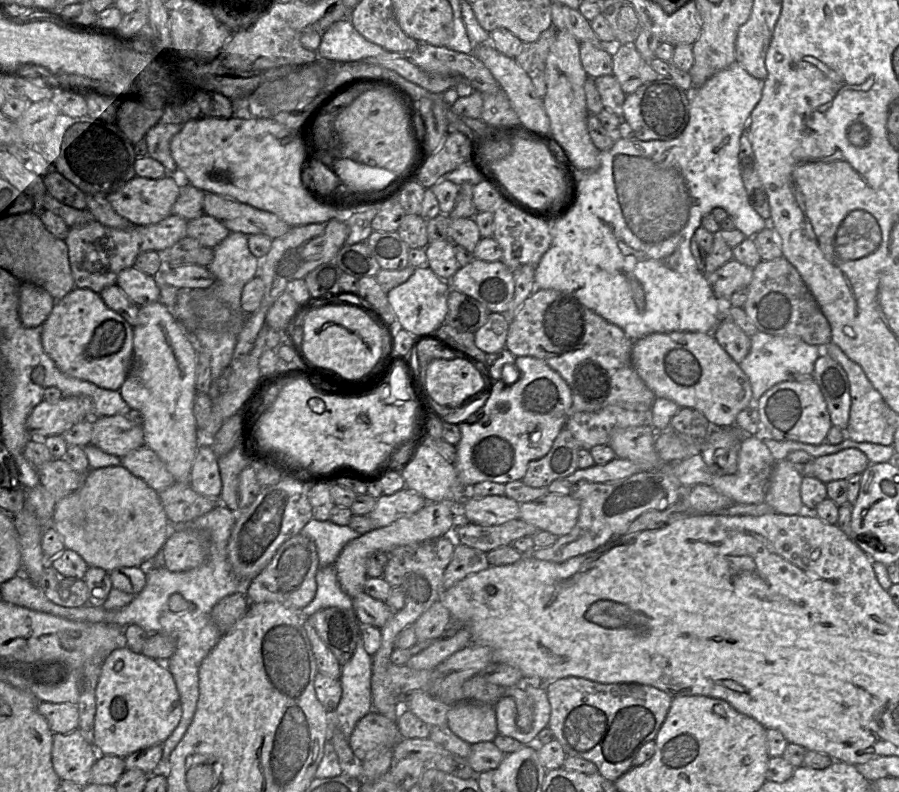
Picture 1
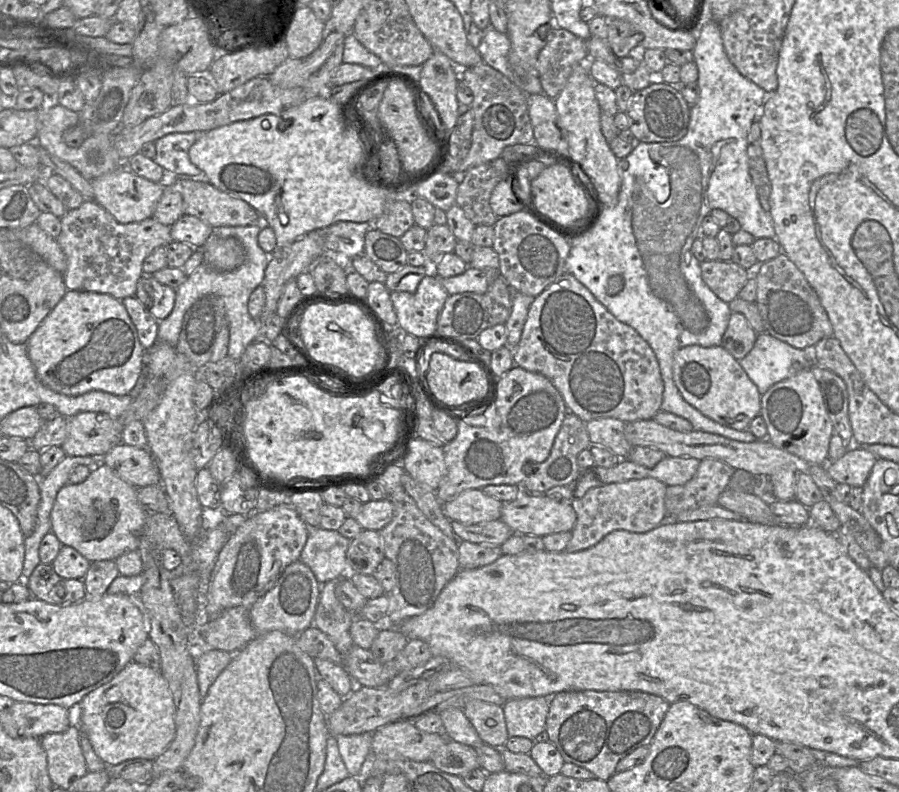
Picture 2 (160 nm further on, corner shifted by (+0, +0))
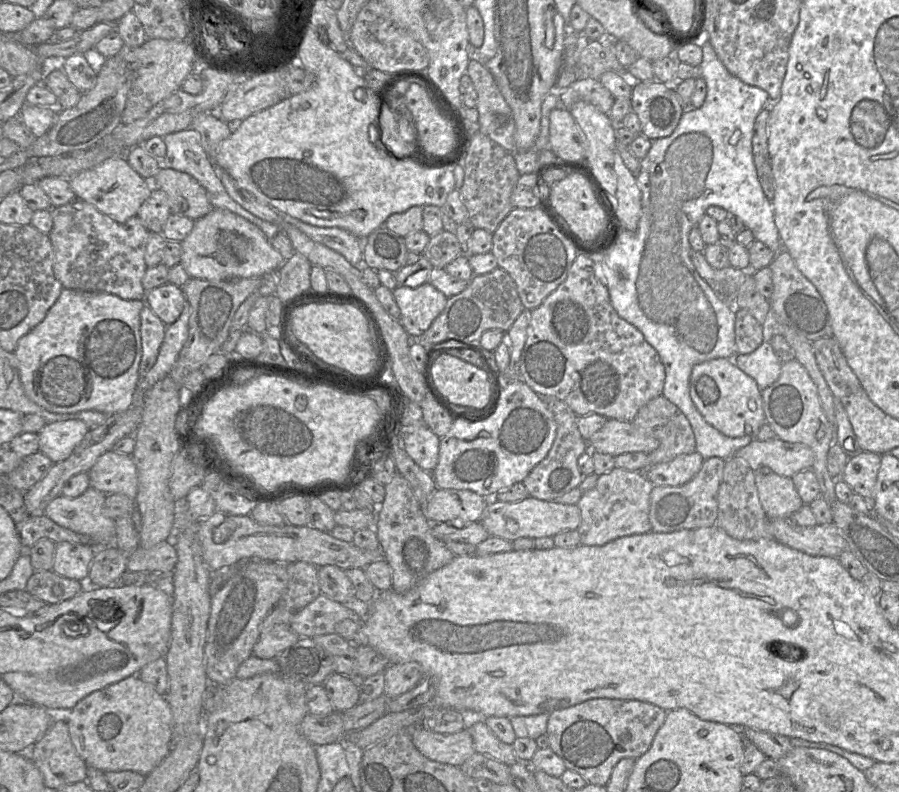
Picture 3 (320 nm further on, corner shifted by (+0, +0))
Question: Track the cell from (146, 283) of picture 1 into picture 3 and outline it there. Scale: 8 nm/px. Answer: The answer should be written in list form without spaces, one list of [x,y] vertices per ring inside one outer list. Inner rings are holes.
[[[166,283],[147,291],[144,301],[167,326],[179,318],[184,307],[185,295],[181,287]]]

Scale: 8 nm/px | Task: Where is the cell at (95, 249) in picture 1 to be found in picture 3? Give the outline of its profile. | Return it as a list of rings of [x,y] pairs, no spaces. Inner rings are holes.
[[[74,198],[72,201],[63,206],[52,207],[51,215],[53,226],[48,236],[50,238],[54,253],[53,272],[57,280],[62,284],[64,288],[84,292],[106,292],[114,294],[125,300],[144,300],[145,294],[147,292],[144,290],[142,285],[142,278],[147,269],[144,261],[144,254],[150,232],[143,226],[137,216],[131,217],[124,223],[117,223],[109,216],[98,211],[93,205],[79,198]]]

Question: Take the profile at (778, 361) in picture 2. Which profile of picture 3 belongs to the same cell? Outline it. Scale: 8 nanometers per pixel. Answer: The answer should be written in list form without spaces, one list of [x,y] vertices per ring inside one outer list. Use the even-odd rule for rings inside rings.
[[[767,341],[750,354],[736,355],[733,363],[753,378],[761,390],[768,388],[779,378],[783,364]]]

